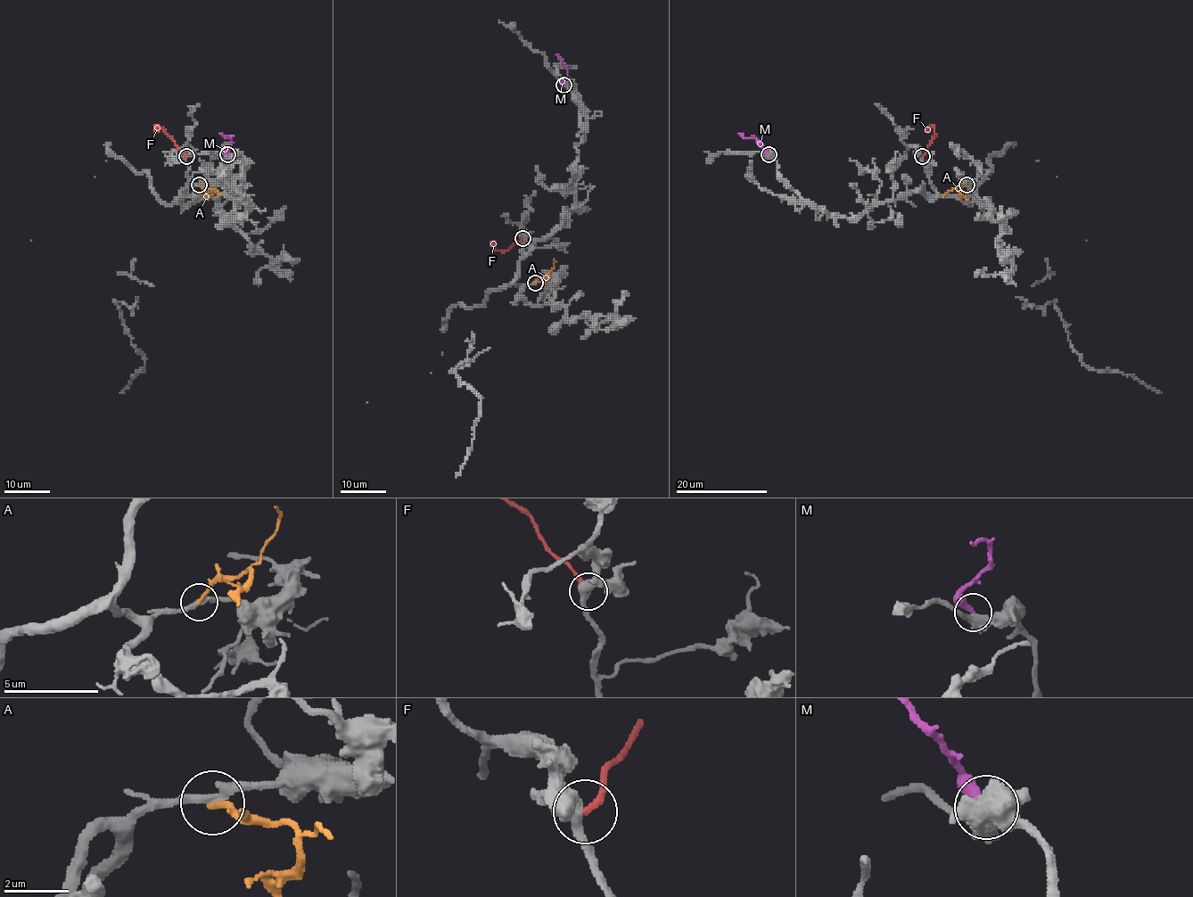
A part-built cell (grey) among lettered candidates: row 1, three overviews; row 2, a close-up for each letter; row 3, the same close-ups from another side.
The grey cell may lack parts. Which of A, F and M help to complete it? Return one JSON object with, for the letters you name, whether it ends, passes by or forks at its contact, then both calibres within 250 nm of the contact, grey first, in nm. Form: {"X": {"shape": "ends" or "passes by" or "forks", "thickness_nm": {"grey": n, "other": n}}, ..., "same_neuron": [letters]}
{"F": {"shape": "ends", "thickness_nm": {"grey": 420, "other": 220}}, "same_neuron": ["F"]}

